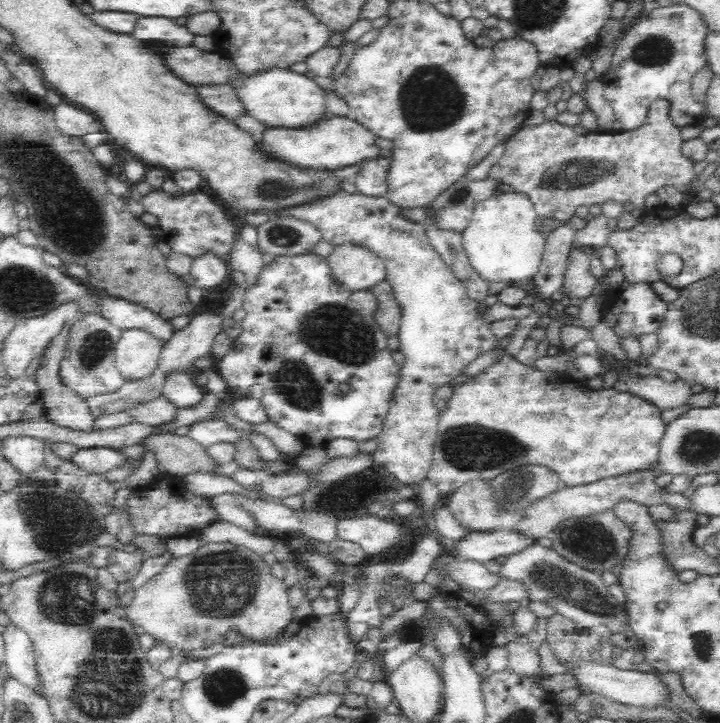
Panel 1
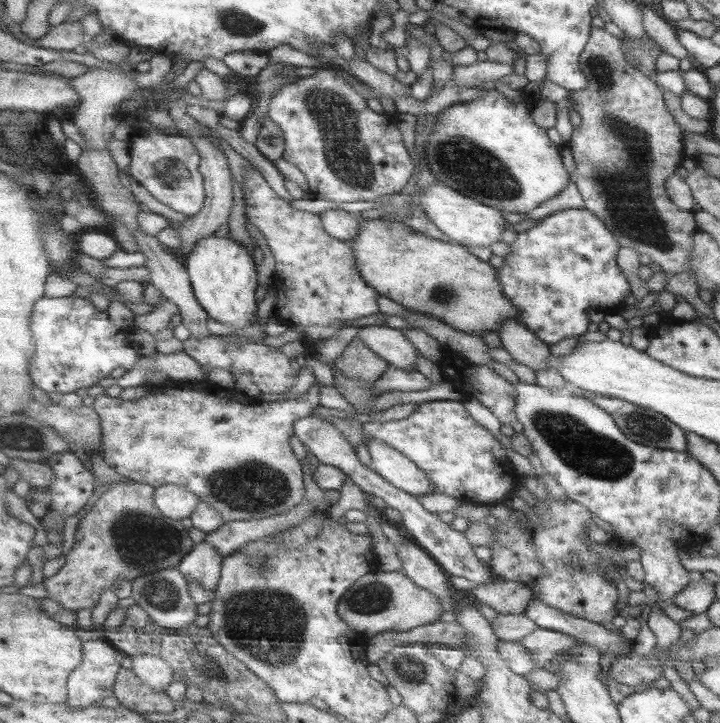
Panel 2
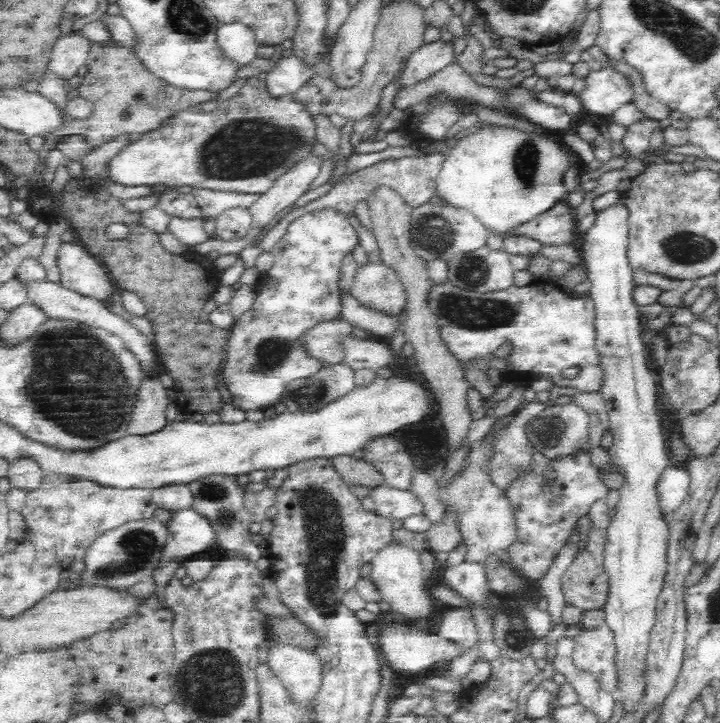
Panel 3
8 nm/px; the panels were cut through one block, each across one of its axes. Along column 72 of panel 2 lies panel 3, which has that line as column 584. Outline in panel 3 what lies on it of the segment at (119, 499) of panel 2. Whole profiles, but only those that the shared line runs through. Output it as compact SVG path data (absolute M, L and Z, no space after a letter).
M591 527L588 534L588 544L582 552L576 554L572 564L566 569L561 577L561 588L564 593L566 606L574 606L578 610L603 609L607 597L608 577L605 573L604 542L606 530L596 530Z

